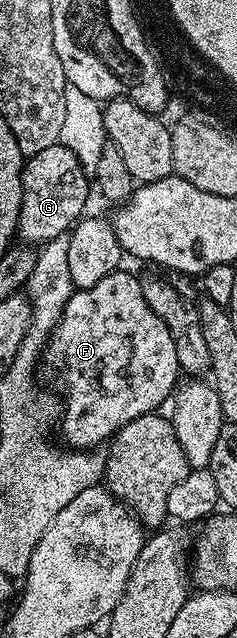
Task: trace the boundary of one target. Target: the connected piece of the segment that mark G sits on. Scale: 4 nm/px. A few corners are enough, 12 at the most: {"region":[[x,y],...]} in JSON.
{"region":[[58,143],[21,167],[20,240],[66,236],[90,174]]}

